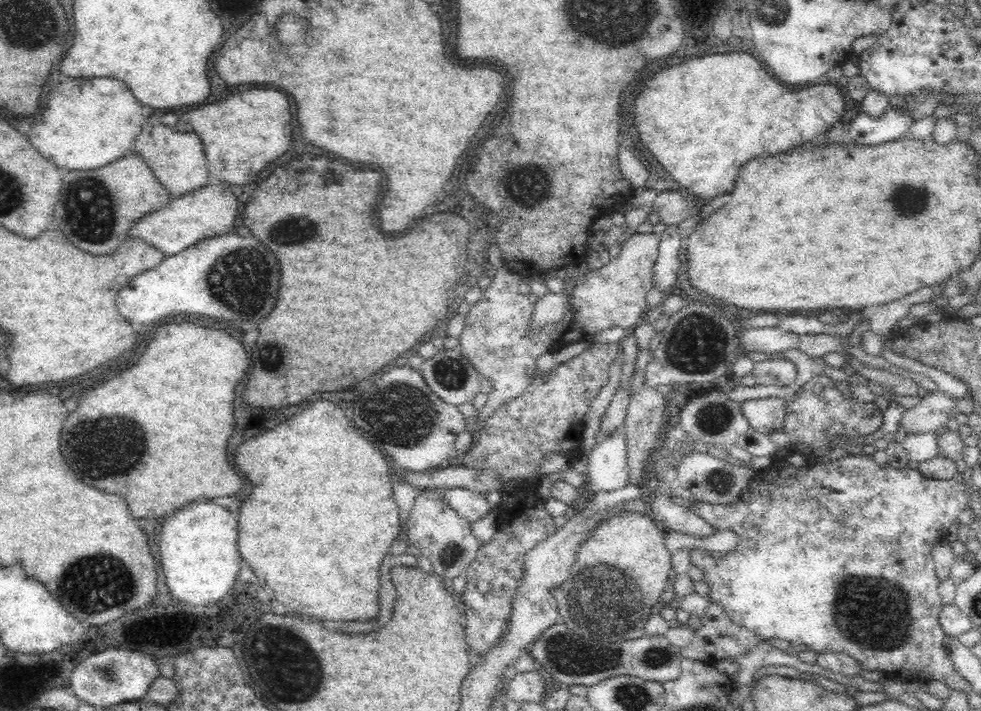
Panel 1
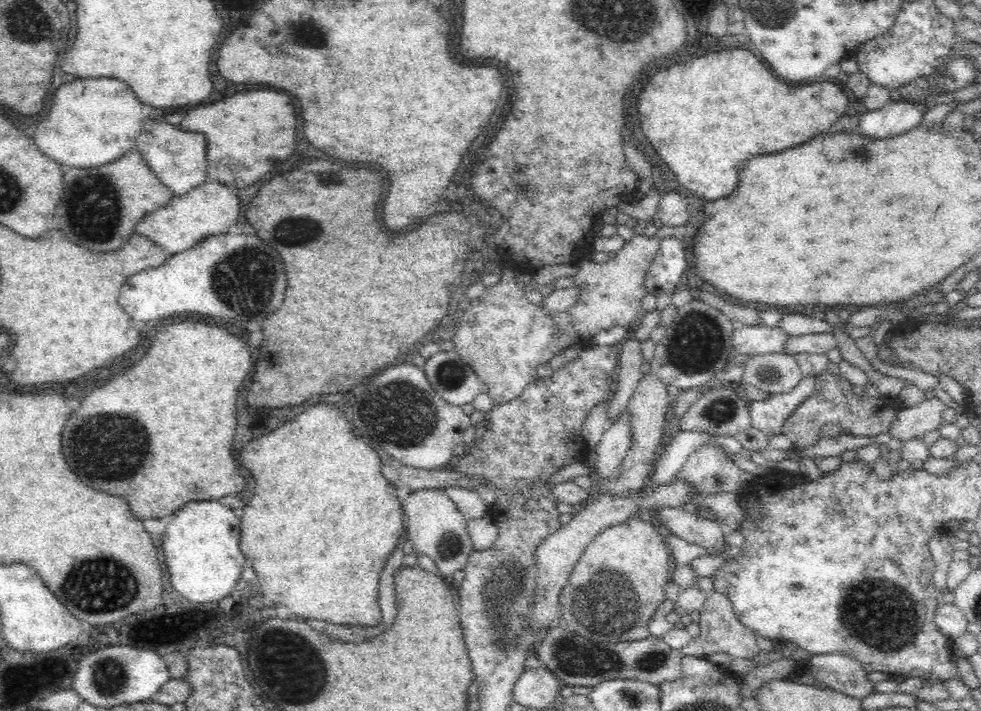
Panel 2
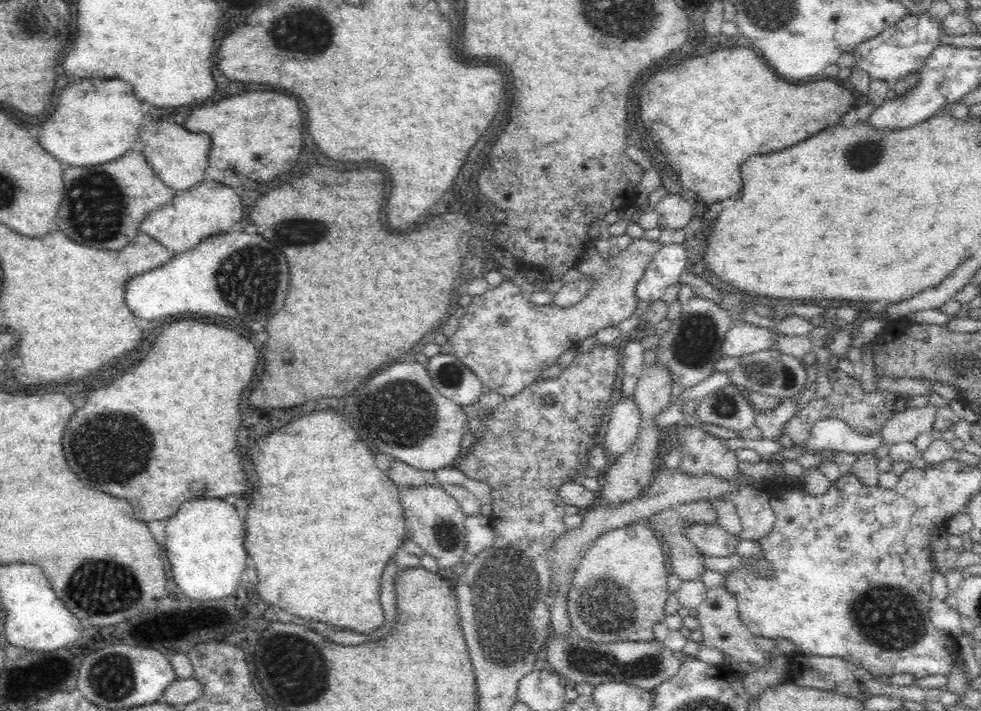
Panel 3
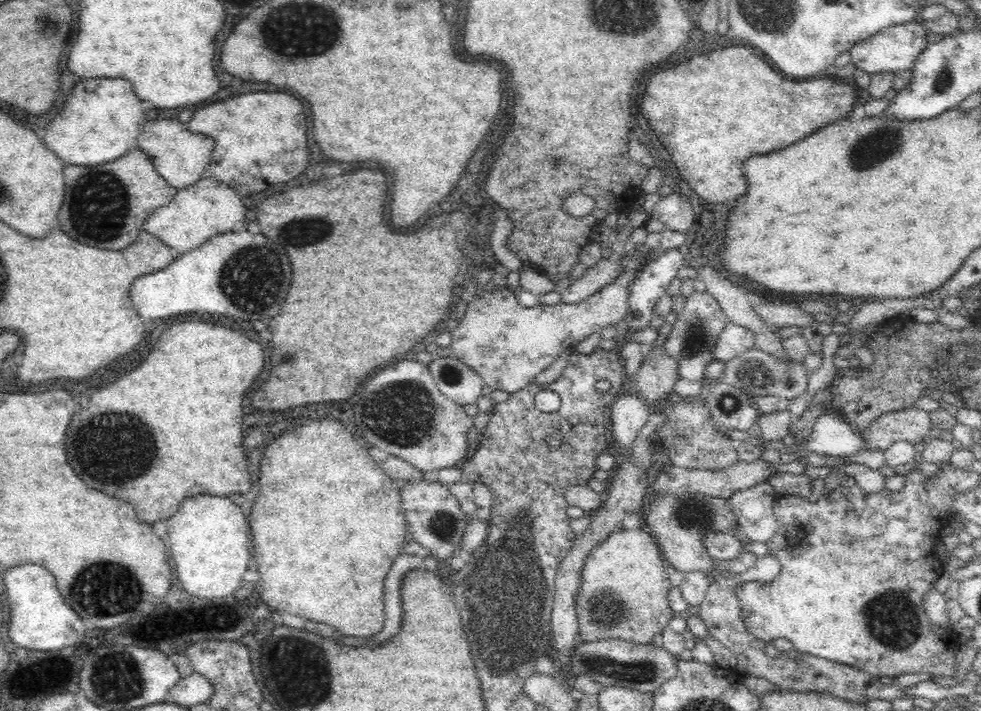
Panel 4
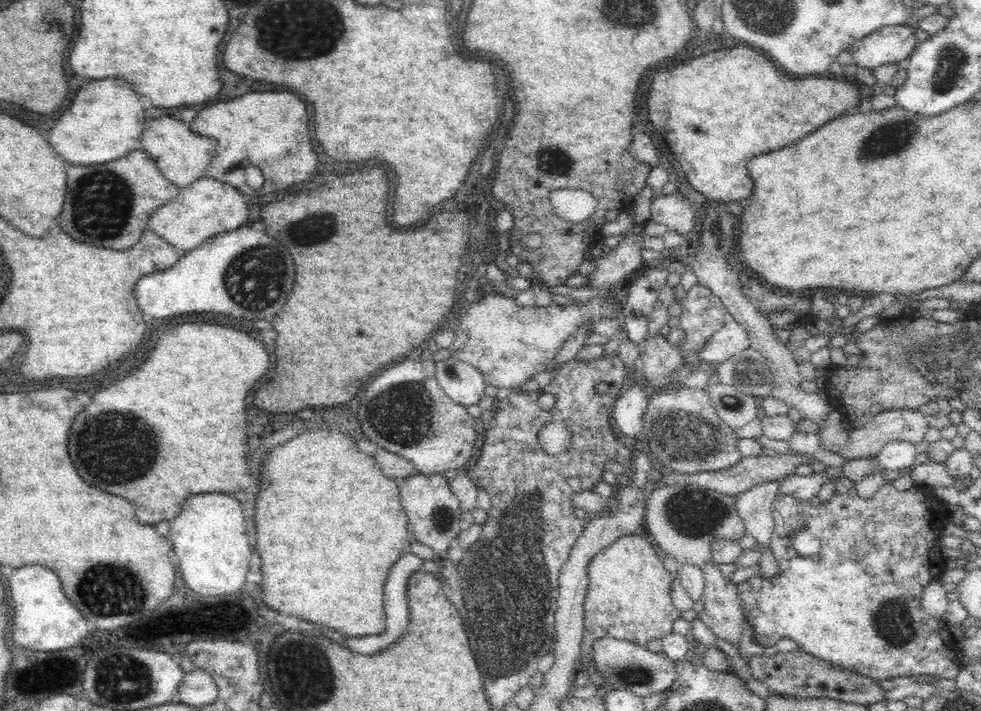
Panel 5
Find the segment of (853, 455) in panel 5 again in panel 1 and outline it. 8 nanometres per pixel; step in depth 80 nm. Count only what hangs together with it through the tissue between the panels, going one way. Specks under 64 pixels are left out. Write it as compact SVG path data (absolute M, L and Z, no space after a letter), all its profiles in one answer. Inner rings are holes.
M938 390L922 397L920 403L906 410L901 420L907 434L935 433L946 428L956 409L957 399Z

